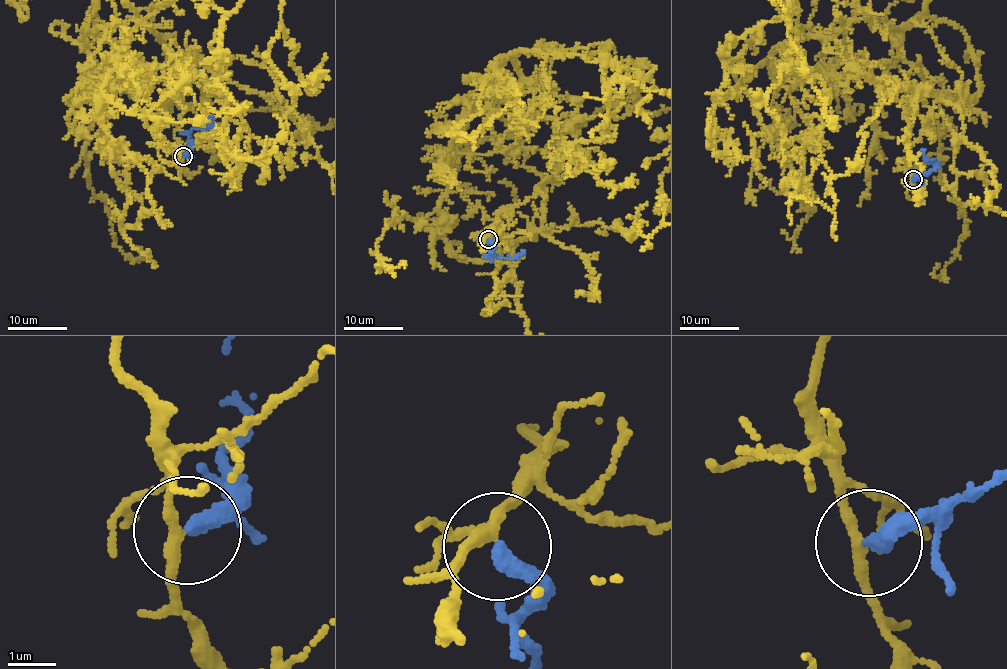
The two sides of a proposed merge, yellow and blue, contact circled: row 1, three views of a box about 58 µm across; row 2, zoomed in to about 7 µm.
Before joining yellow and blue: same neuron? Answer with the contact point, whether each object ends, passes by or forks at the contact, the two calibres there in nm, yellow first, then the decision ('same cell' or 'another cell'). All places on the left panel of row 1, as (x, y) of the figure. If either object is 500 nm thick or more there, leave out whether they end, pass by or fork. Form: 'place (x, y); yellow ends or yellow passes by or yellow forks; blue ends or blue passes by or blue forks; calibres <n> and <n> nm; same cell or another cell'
place (183, 156); yellow passes by; blue ends; calibres 240 and 360 nm; another cell

